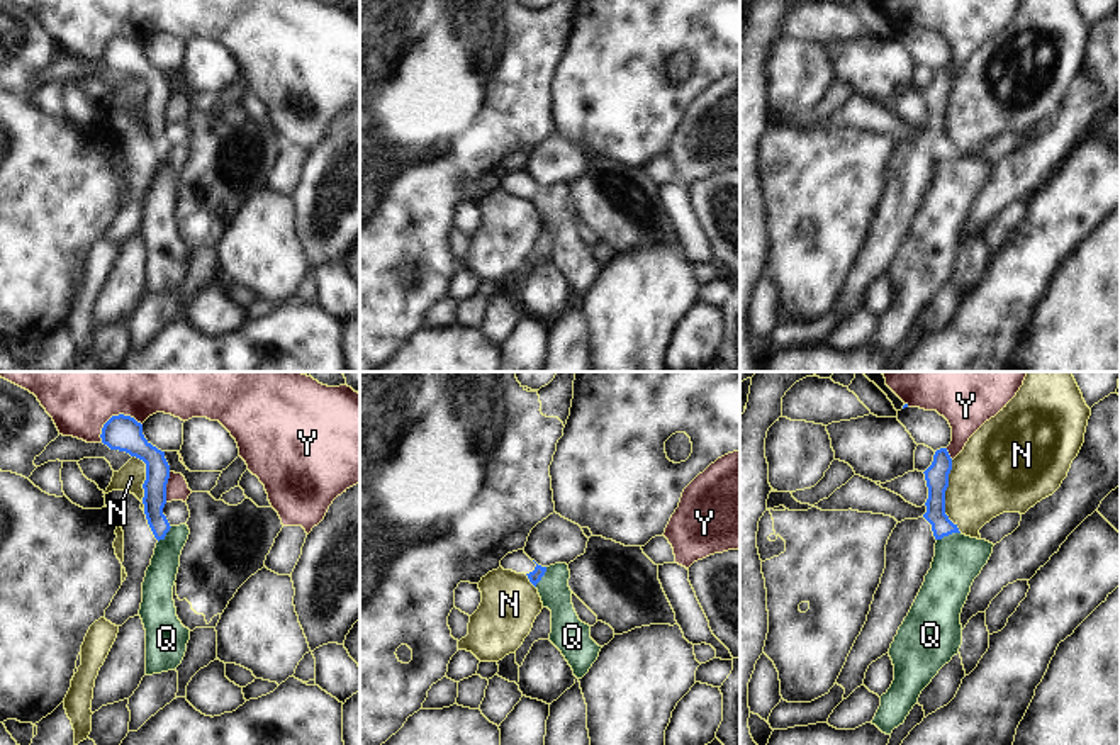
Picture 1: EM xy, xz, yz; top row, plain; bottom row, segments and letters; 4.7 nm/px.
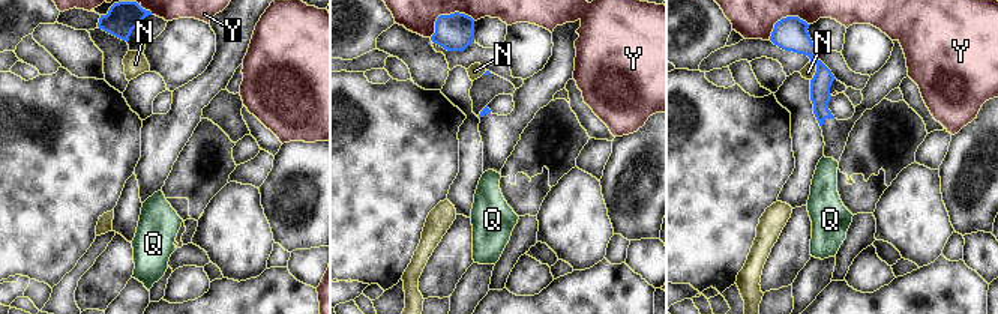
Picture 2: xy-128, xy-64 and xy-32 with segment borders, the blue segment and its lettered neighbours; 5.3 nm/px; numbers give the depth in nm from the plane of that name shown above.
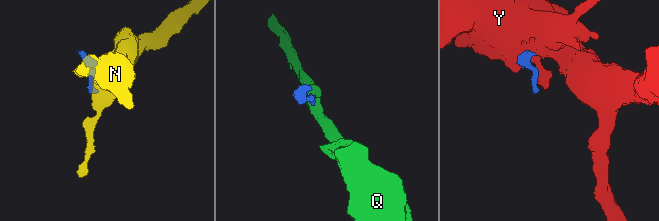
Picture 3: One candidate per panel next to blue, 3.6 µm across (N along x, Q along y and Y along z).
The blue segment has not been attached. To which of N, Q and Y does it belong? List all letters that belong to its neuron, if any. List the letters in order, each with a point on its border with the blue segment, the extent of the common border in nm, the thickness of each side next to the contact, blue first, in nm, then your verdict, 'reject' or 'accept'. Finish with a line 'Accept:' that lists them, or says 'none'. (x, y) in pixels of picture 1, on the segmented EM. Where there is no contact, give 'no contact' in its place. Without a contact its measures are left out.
N: yz (944, 496) | 340 nm | 110/360 nm | reject
Q: yz (947, 535) | 120 nm | 100/240 nm | reject
Y: xy (114, 416) | 220 nm | 170/480 nm | reject
Accept: none

